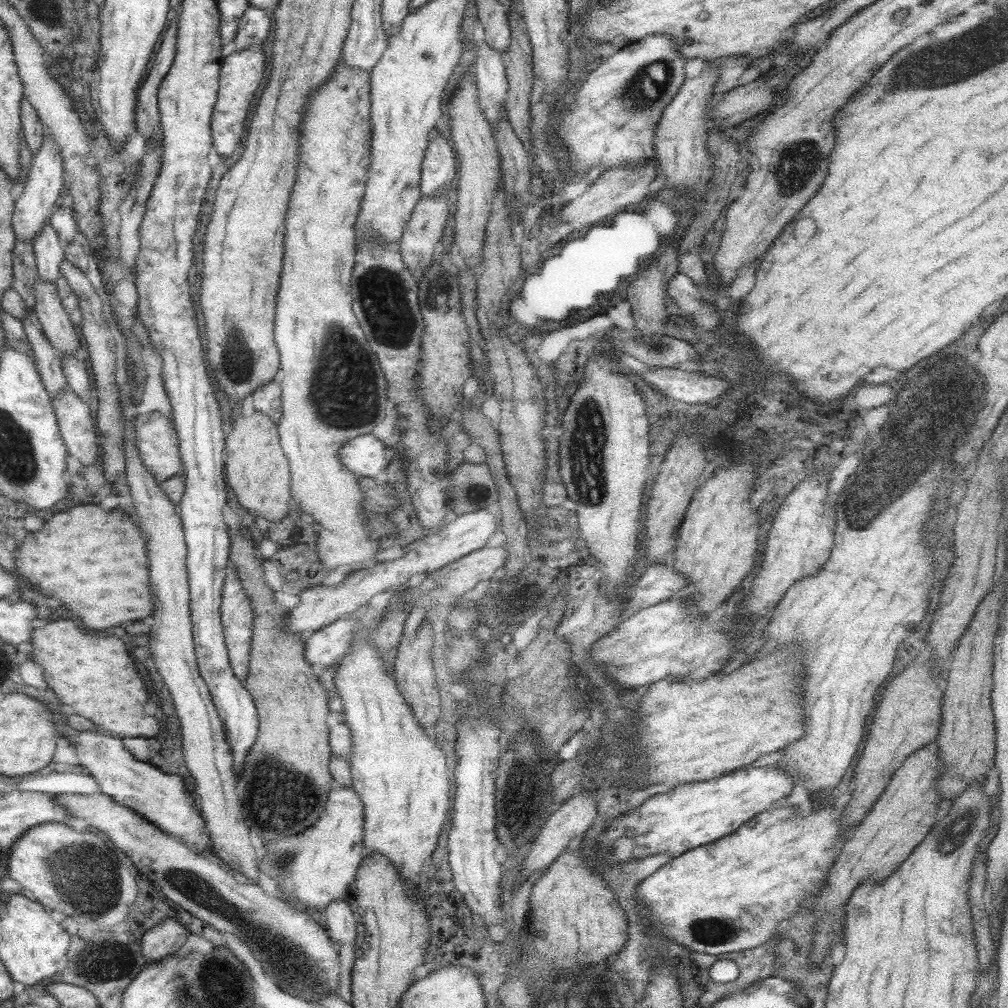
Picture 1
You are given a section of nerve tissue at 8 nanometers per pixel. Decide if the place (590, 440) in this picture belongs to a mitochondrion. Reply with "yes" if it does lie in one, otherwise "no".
yes

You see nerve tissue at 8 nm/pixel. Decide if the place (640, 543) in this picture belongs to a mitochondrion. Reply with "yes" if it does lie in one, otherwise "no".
no

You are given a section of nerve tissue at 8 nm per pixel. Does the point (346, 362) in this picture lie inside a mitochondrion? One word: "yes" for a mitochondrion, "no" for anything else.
yes

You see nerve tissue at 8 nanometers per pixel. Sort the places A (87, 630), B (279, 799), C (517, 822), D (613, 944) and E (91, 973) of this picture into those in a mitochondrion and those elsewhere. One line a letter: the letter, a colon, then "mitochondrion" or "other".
A: other
B: mitochondrion
C: mitochondrion
D: other
E: mitochondrion

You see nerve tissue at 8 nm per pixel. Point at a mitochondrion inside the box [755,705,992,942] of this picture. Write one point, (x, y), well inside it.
(950, 839)

